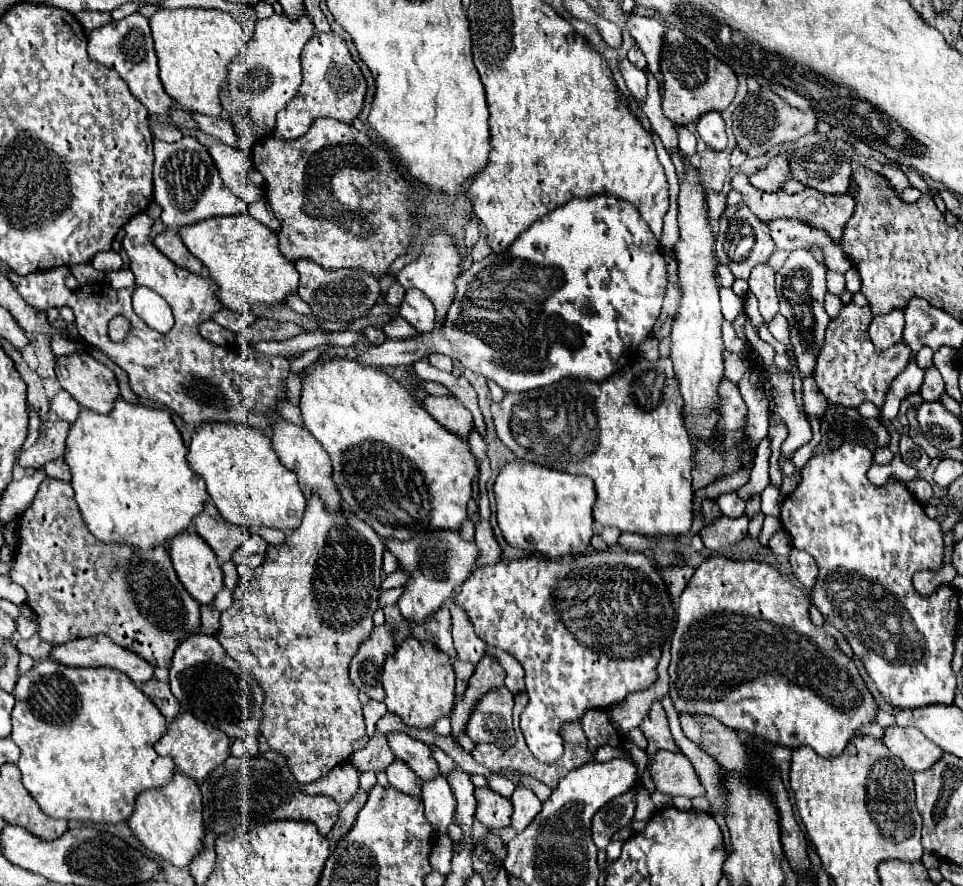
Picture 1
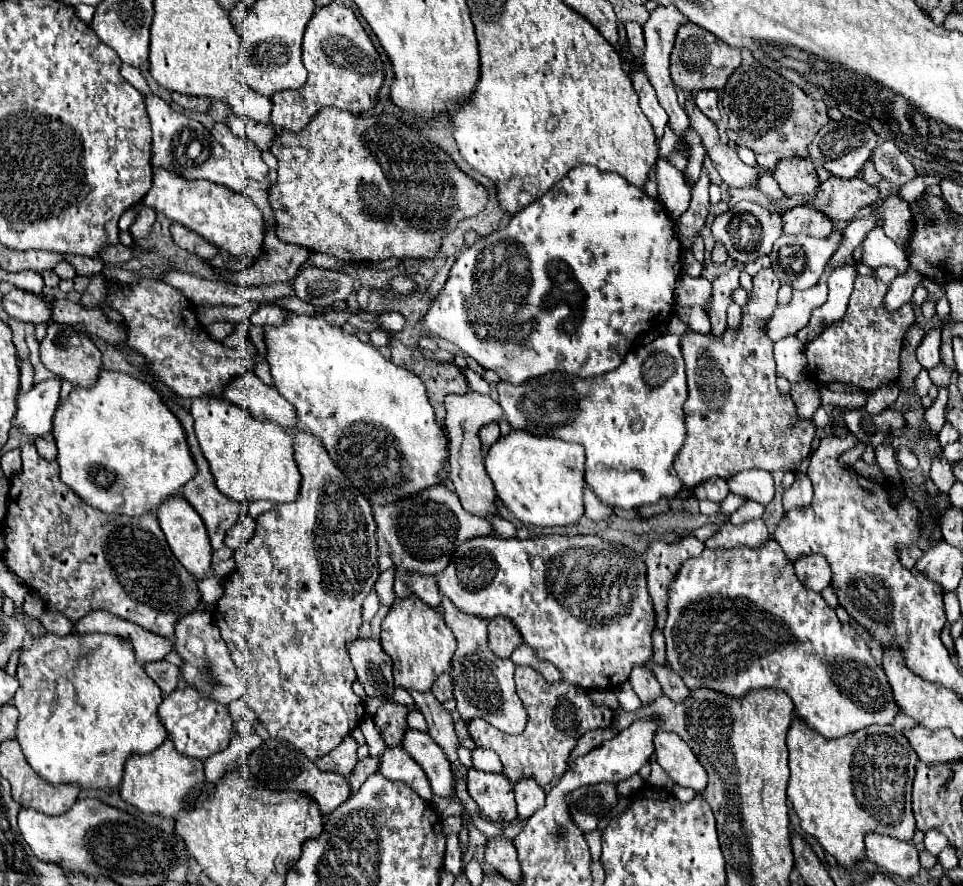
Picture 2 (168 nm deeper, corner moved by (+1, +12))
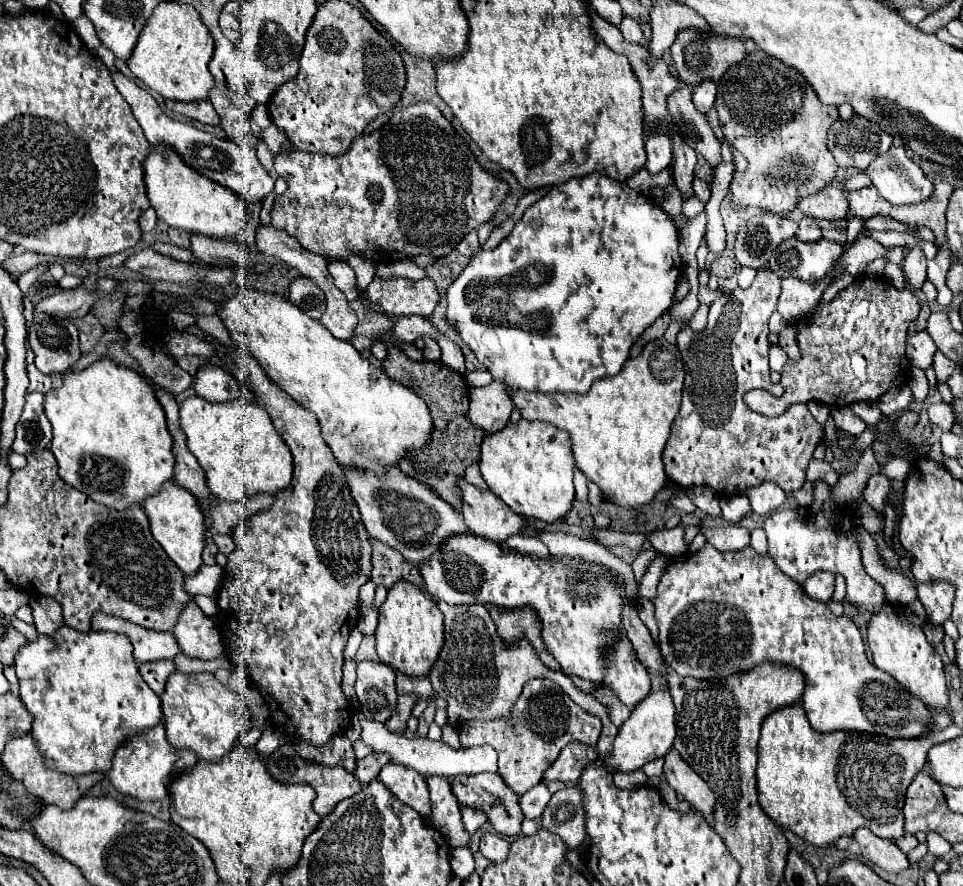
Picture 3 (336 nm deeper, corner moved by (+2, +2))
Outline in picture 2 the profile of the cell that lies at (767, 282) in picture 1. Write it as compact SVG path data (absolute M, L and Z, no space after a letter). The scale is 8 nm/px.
M772 268L760 270L754 278L754 288L748 294L748 302L742 308L742 326L732 330L726 328L722 340L690 332L682 340L682 354L686 360L688 374L688 400L684 404L686 412L686 444L674 462L674 468L686 488L694 488L708 478L730 478L742 470L762 468L774 470L794 470L800 460L810 452L810 442L814 438L814 424L810 420L796 422L796 408L790 398L782 398L776 388L774 376L774 344L764 334L762 326L766 318L776 308L776 294L780 288L778 278Z

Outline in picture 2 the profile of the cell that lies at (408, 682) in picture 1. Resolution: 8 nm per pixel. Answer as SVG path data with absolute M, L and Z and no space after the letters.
M416 596L406 600L396 600L388 616L382 622L382 650L392 658L394 684L404 690L430 692L434 680L450 670L450 662L456 650L454 634L446 628L442 614L426 608Z

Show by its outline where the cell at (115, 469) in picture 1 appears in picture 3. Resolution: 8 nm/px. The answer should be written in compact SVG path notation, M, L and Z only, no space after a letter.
M101 358L85 370L63 372L63 386L45 394L45 416L53 426L51 452L59 464L59 476L85 492L99 504L115 510L125 510L131 504L141 504L149 494L157 494L163 482L173 480L173 452L171 434L165 424L165 412L155 396L155 390L139 372L127 366Z

